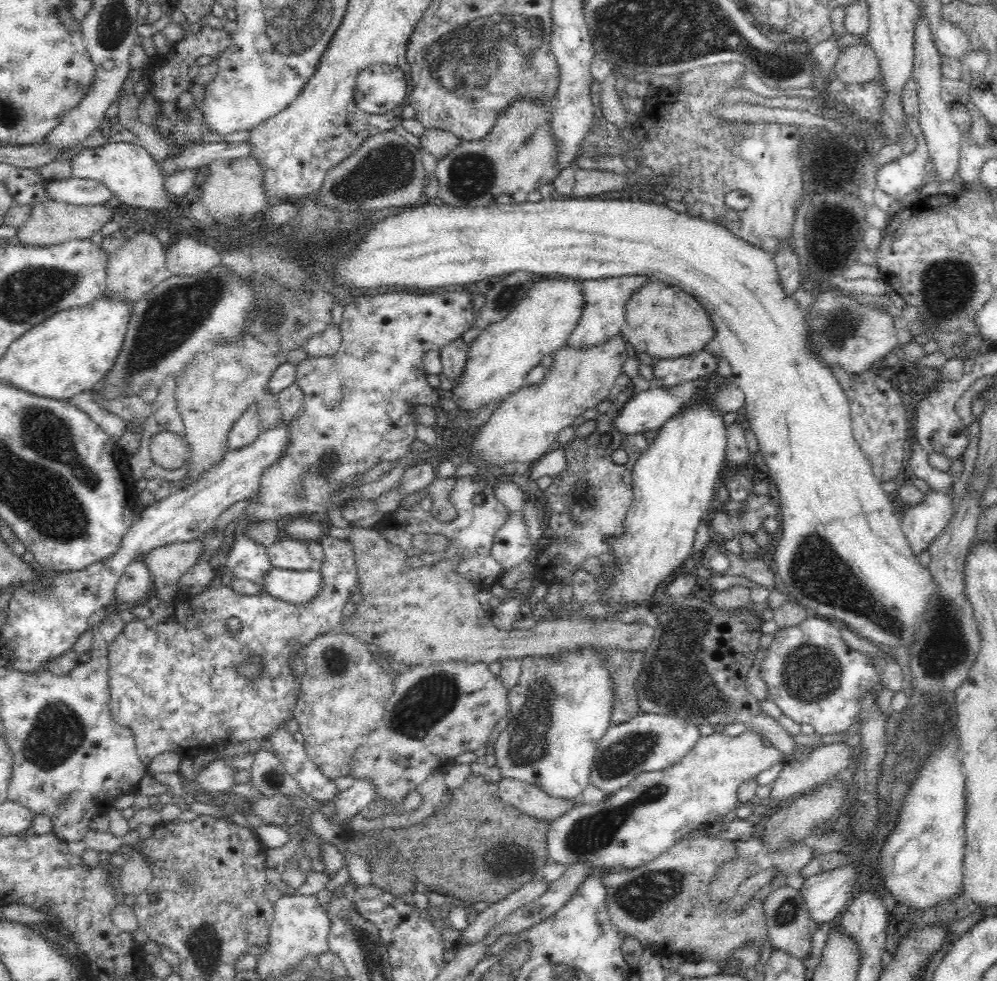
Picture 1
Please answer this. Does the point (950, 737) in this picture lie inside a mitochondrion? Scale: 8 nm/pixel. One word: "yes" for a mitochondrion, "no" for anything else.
no

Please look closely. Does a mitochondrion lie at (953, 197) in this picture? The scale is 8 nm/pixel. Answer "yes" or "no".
no

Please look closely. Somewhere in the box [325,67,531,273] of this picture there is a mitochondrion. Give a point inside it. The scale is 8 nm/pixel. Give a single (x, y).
(470, 174)

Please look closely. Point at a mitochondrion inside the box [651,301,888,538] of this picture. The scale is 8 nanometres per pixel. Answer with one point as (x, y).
(836, 330)

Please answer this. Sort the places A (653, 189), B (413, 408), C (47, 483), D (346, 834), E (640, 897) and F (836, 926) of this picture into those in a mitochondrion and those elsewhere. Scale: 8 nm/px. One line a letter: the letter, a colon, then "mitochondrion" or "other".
A: other
B: other
C: mitochondrion
D: other
E: mitochondrion
F: other

